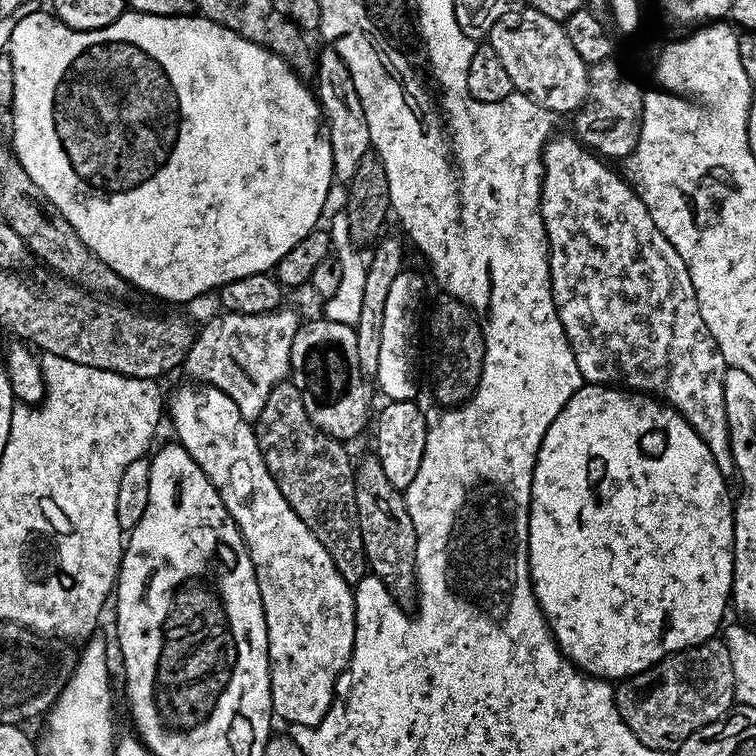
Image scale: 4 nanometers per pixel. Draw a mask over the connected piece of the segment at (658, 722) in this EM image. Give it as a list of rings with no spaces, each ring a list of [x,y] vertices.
[[[713,638],[693,648],[684,648],[665,660],[659,660],[653,668],[619,681],[615,685],[614,695],[618,714],[622,722],[630,726],[634,740],[643,747],[672,754],[682,746],[682,742],[686,742],[686,738],[690,738],[690,734],[702,726],[713,724],[715,720],[724,719],[732,711],[736,700],[734,662],[730,662],[730,650],[726,650],[723,639]]]

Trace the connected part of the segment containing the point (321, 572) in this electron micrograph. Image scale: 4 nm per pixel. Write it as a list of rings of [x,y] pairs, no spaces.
[[[187,382],[172,392],[167,401],[167,415],[172,415],[175,439],[202,466],[206,478],[218,490],[230,518],[238,526],[256,571],[258,590],[262,594],[262,610],[266,618],[268,635],[268,669],[272,687],[272,710],[277,717],[289,720],[289,725],[315,728],[330,710],[336,685],[343,677],[352,651],[356,633],[356,598],[353,585],[347,584],[338,574],[336,564],[326,554],[326,546],[314,538],[310,526],[294,514],[290,502],[282,498],[282,490],[268,473],[266,462],[256,441],[256,429],[242,418],[236,400],[213,384]]]

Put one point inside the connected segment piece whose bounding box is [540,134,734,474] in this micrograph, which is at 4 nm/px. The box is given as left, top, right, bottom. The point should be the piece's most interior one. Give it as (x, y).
(629, 311)

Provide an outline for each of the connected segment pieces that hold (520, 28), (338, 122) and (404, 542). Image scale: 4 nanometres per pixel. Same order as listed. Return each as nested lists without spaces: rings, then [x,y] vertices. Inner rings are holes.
[[[525,7],[523,12],[506,14],[499,18],[486,37],[487,43],[502,58],[502,66],[506,66],[506,74],[510,74],[510,82],[515,91],[523,96],[529,96],[540,108],[547,112],[559,114],[559,112],[575,113],[581,108],[588,93],[588,69],[589,64],[582,58],[578,58],[578,50],[566,38],[566,30],[563,23],[554,18],[547,17],[532,7]]]
[[[331,46],[321,47],[319,56],[314,60],[314,95],[320,101],[323,123],[330,142],[332,155],[332,175],[337,181],[347,182],[354,178],[354,170],[358,170],[358,162],[372,147],[370,126],[366,126],[366,114],[362,110],[362,100],[358,98],[358,90],[354,90],[354,80],[344,59]]]
[[[368,454],[354,464],[356,485],[356,522],[362,534],[364,556],[368,559],[371,575],[381,580],[383,587],[392,593],[397,604],[407,606],[417,595],[416,586],[416,531],[410,522],[410,510],[404,501],[404,493],[390,486],[390,478],[382,471],[382,462],[374,454]]]

